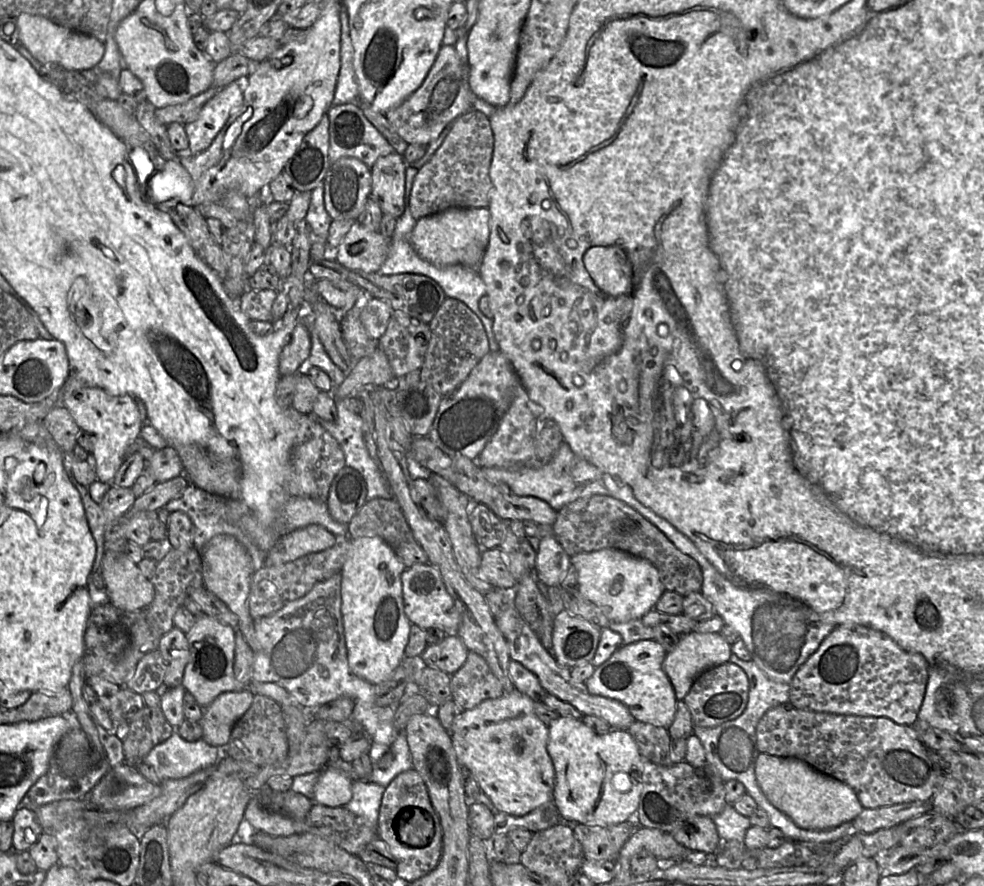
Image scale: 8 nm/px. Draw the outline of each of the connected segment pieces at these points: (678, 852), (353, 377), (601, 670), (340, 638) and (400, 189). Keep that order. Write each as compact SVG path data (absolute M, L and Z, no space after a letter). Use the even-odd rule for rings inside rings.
M638 827L621 849L616 860L631 859L635 854L646 850L658 860L669 860L693 852L678 843L669 833L656 828Z
M379 347L371 354L361 358L332 395L334 401L348 397L358 397L360 391L369 388L396 390L395 378L388 358Z
M654 639L622 645L607 661L595 668L584 685L591 694L623 703L636 721L668 729L675 718L678 700L662 667L666 653Z
M337 572L316 583L303 597L288 602L272 615L254 620L255 634L261 649L254 652L251 681L275 683L283 687L308 710L341 697L349 697L355 702L351 719L362 727L372 742L391 746L400 734L394 725L397 706L378 706L375 685L355 675L349 667L341 613L341 582L341 573Z
M397 152L379 157L371 167L371 194L370 197L379 205L383 214L399 218L404 210L405 171L407 165L403 156Z

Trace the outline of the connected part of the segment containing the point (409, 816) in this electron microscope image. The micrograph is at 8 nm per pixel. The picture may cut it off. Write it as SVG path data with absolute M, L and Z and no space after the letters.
M409 808L404 814L398 830L399 840L411 847L428 845L434 834L431 815L420 808Z

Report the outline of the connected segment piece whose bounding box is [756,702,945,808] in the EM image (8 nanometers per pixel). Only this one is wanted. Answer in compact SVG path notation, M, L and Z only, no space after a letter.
M788 702L769 709L761 717L756 726L756 741L760 753L801 759L814 769L845 783L854 790L863 808L930 801L945 774L936 752L920 740L912 726L900 725L885 717L805 711Z

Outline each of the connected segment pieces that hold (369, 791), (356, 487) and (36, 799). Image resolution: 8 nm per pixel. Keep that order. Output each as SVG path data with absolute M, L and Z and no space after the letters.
M356 780L352 784L352 798L345 807L377 826L384 791L385 787L375 782Z
M343 467L334 477L326 501L332 518L348 525L366 502L366 493L362 475L354 468Z
M71 719L71 728L55 744L48 770L28 790L23 805L31 810L59 800L84 799L111 769L103 749L98 749L85 731Z

